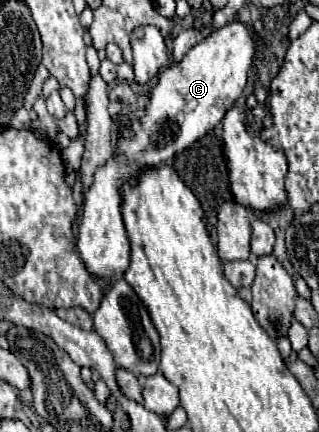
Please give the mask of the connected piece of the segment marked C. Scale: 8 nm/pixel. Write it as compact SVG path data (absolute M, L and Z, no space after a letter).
M231 21L197 43L179 63L159 73L159 83L153 87L145 109L135 109L131 113L131 129L137 133L135 141L117 141L113 157L97 169L91 189L85 193L77 249L85 269L93 277L111 279L115 273L125 273L131 261L129 239L121 219L121 185L135 185L143 167L161 165L213 129L243 93L253 57L253 33L245 23Z

